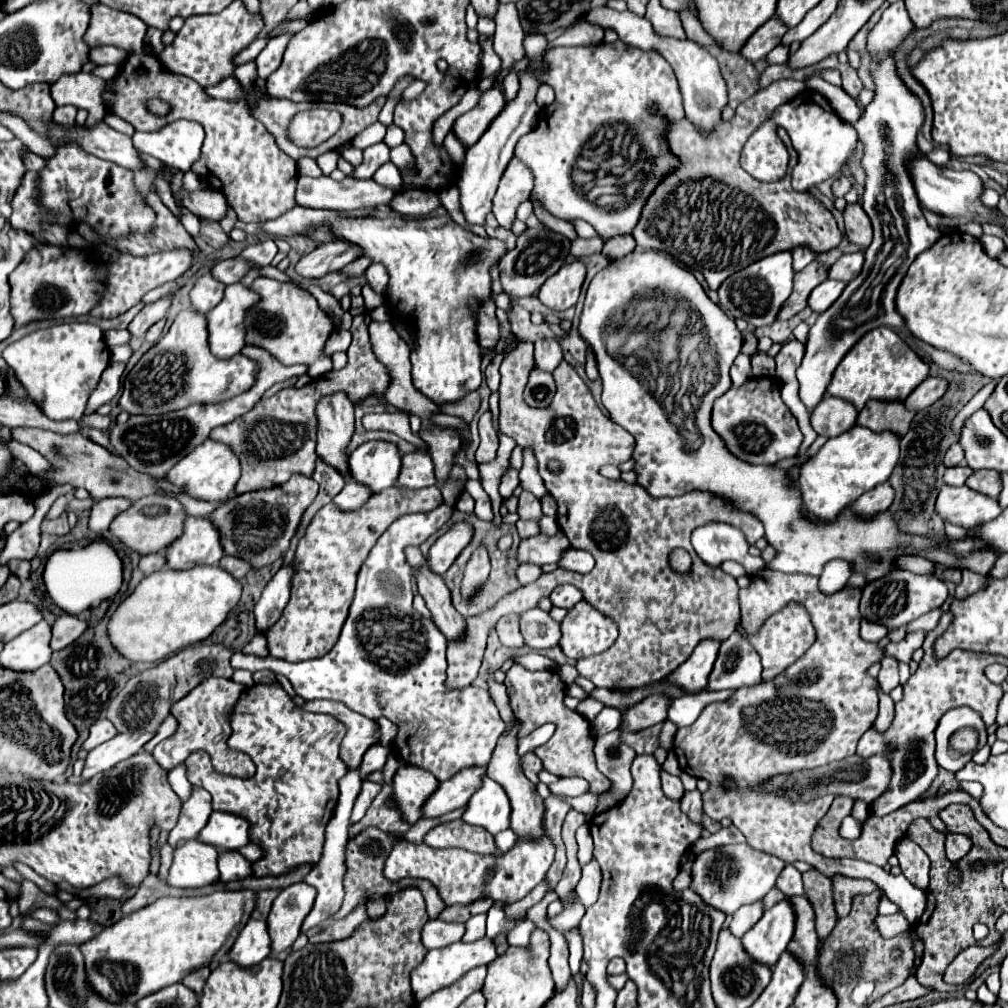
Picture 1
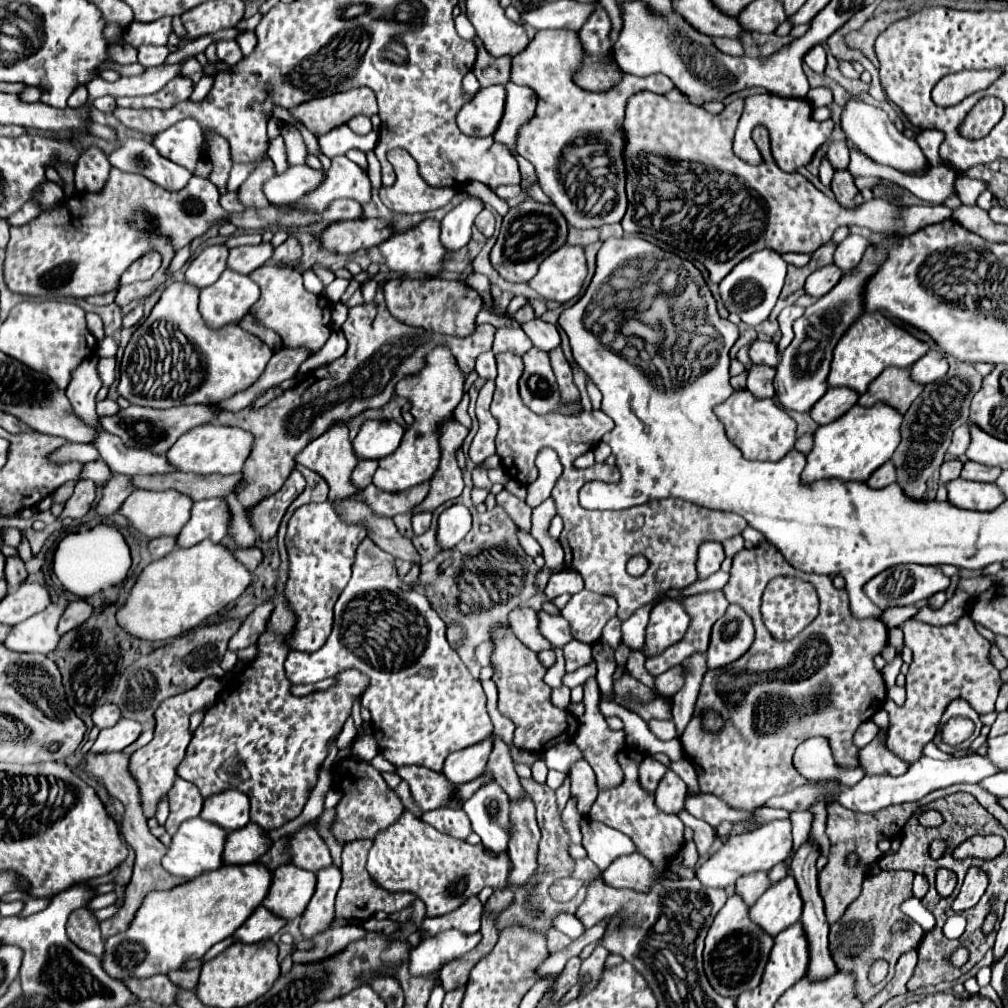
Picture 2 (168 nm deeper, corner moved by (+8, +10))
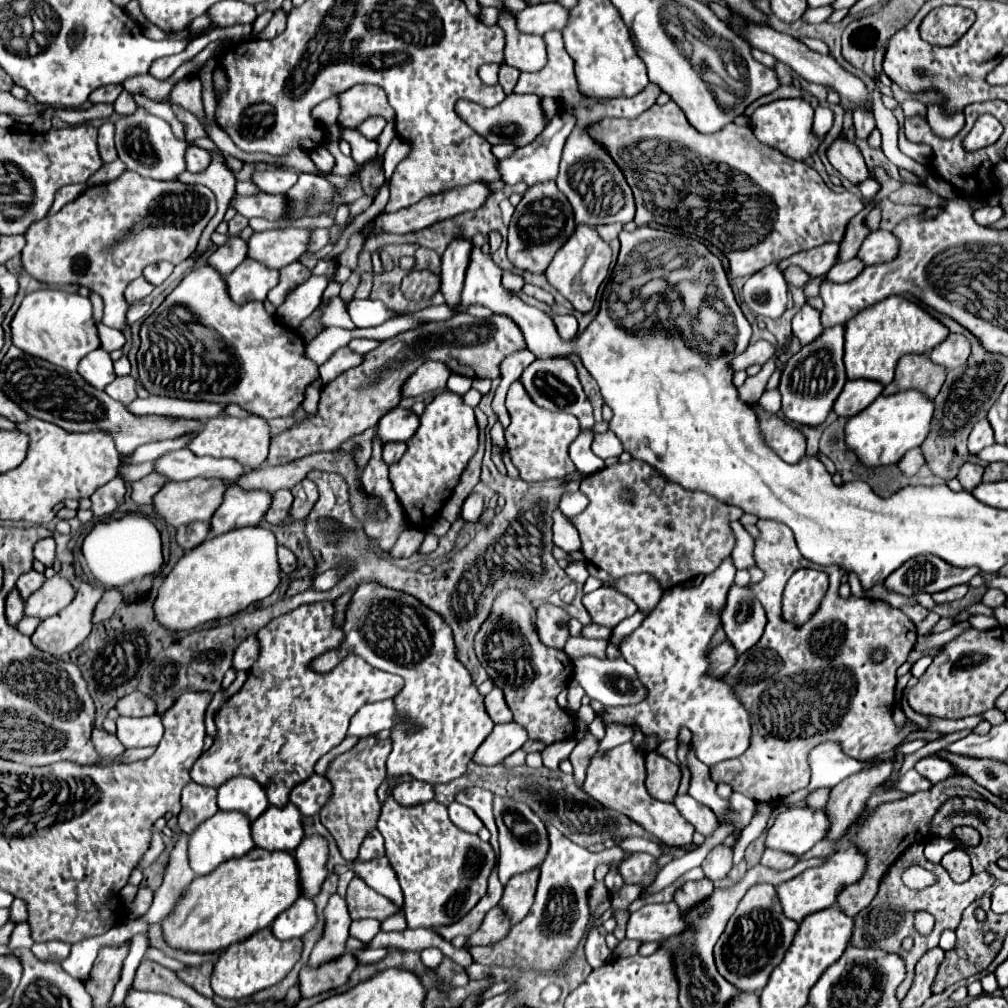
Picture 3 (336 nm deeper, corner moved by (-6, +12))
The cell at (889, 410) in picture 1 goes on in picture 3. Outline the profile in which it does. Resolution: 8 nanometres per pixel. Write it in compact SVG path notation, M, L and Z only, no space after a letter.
M908 353L900 359L896 377L890 385L884 387L884 395L906 391L906 389L920 389L928 397L936 397L944 379L946 379L946 369L932 363L928 355Z

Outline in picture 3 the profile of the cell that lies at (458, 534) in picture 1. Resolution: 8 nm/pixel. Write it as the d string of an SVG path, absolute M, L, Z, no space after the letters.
M472 491L468 495L468 499L464 501L464 507L462 507L462 519L464 521L470 521L470 523L476 523L480 519L484 511L484 495L478 493L478 491Z

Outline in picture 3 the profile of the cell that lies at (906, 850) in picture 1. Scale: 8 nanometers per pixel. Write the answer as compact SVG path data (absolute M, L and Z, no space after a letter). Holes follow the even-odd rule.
M916 843L916 845L910 845L898 859L896 863L890 867L890 871L886 873L886 877L882 879L880 883L880 891L876 893L876 897L872 899L872 903L862 909L856 917L854 917L854 933L852 933L852 945L854 947L878 947L878 949L884 949L888 953L900 953L900 957L904 957L908 961L908 973L906 973L906 979L902 981L900 989L898 989L898 997L900 1001L906 997L912 981L914 981L914 967L918 963L918 959L938 947L938 939L942 935L942 931L946 929L956 929L958 923L960 923L960 917L962 917L962 911L976 899L980 899L984 895L984 891L988 891L990 887L994 885L994 877L990 873L976 873L972 875L966 883L954 883L948 875L948 871L942 867L942 865L936 865L936 863L930 863L926 857L924 857L924 845L922 843ZM910 865L920 865L932 873L936 873L938 877L938 883L928 887L926 891L914 891L914 889L908 889L904 883L902 883L902 873L910 867ZM918 911L926 911L926 913L932 913L936 917L936 925L932 929L932 933L928 935L920 935L916 929L914 929L914 915ZM906 937L912 937L914 939L914 949L902 953L902 941Z

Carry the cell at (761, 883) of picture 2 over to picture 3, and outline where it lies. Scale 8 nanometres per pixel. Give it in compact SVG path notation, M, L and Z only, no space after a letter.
M774 849L764 851L764 855L762 855L762 859L760 859L762 865L768 865L768 867L772 867L772 869L788 869L788 867L792 867L796 861L798 861L798 857L794 857L794 855L790 855L790 853L784 853L784 851L774 851Z

